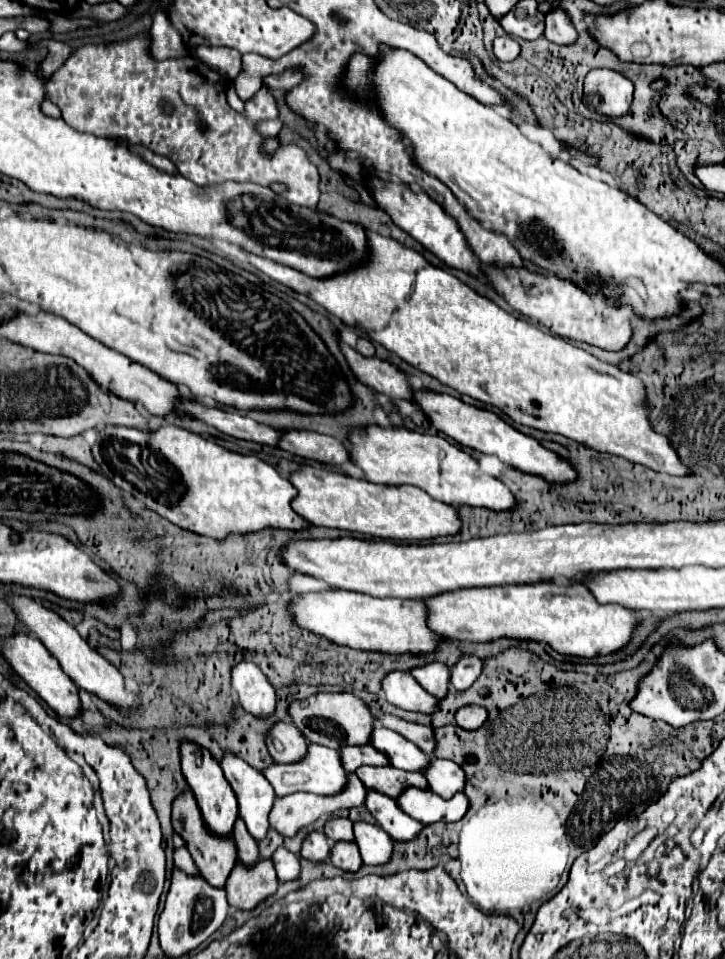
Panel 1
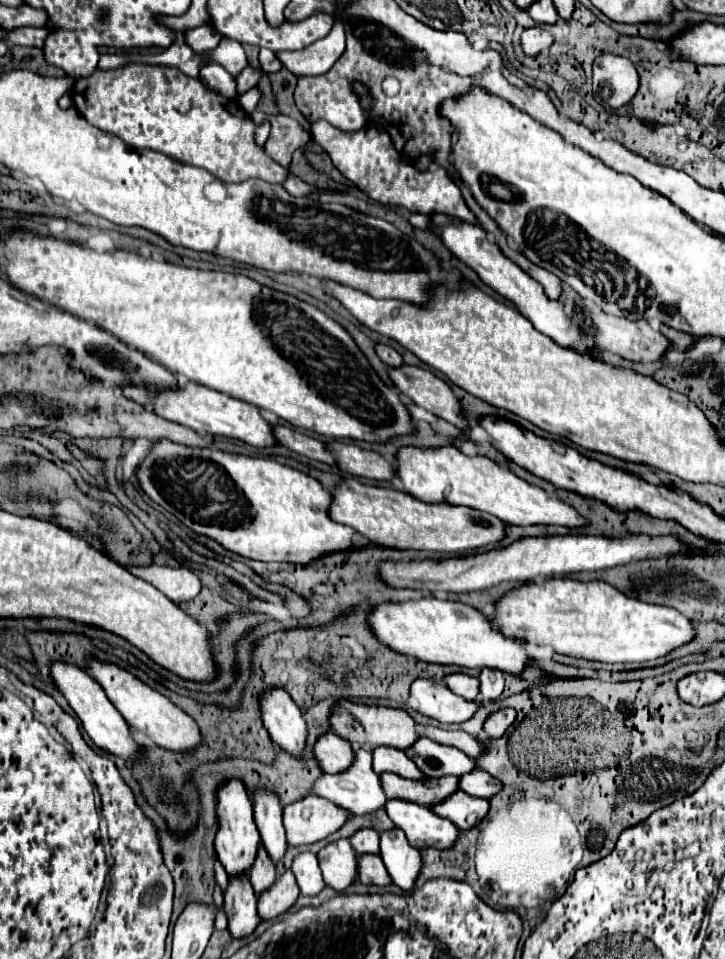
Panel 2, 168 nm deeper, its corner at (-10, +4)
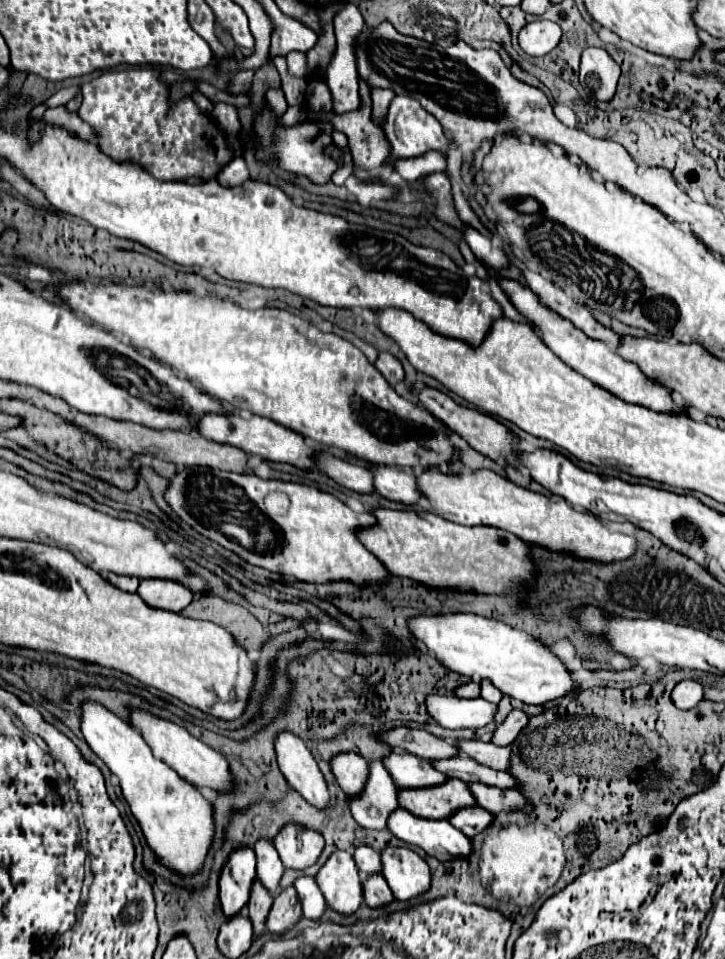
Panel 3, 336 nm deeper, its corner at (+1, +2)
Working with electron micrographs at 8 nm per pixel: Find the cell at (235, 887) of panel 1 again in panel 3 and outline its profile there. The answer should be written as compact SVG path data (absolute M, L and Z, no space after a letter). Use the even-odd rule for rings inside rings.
M293 887L283 889L273 901L273 907L267 919L267 929L275 935L283 935L289 929L293 929L301 921L301 917L303 917L303 911L301 911L301 901L297 897L297 891Z

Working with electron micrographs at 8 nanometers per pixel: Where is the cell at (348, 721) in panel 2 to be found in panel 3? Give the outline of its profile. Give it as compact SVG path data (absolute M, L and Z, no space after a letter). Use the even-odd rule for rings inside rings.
M397 727L389 733L383 733L381 739L389 743L391 747L403 749L407 753L413 753L423 759L431 761L441 761L441 759L451 759L459 755L459 749L455 743L447 743L441 737L431 735L425 729L407 729L407 727Z

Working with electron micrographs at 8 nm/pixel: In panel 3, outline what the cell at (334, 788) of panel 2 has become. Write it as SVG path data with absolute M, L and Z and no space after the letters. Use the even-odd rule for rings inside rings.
M381 761L369 763L369 779L365 791L357 799L349 799L353 819L365 829L387 829L387 819L393 809L399 809L397 793L401 787L393 781Z

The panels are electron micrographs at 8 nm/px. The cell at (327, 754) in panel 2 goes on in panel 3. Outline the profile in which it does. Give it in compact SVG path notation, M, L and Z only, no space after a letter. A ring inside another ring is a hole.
M339 753L331 761L333 775L347 797L359 797L369 777L369 765L357 753Z

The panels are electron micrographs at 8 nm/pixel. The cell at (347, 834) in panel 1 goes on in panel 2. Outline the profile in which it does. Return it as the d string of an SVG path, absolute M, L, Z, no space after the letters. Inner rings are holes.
M364 827L364 829L356 831L356 835L350 837L350 843L352 843L352 847L358 855L362 855L362 853L380 853L378 841L380 841L380 835L370 827Z

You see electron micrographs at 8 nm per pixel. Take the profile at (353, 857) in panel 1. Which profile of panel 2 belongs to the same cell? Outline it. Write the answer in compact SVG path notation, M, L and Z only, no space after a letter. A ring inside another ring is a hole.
M360 855L358 857L358 881L370 885L388 885L390 875L380 859L380 855Z

